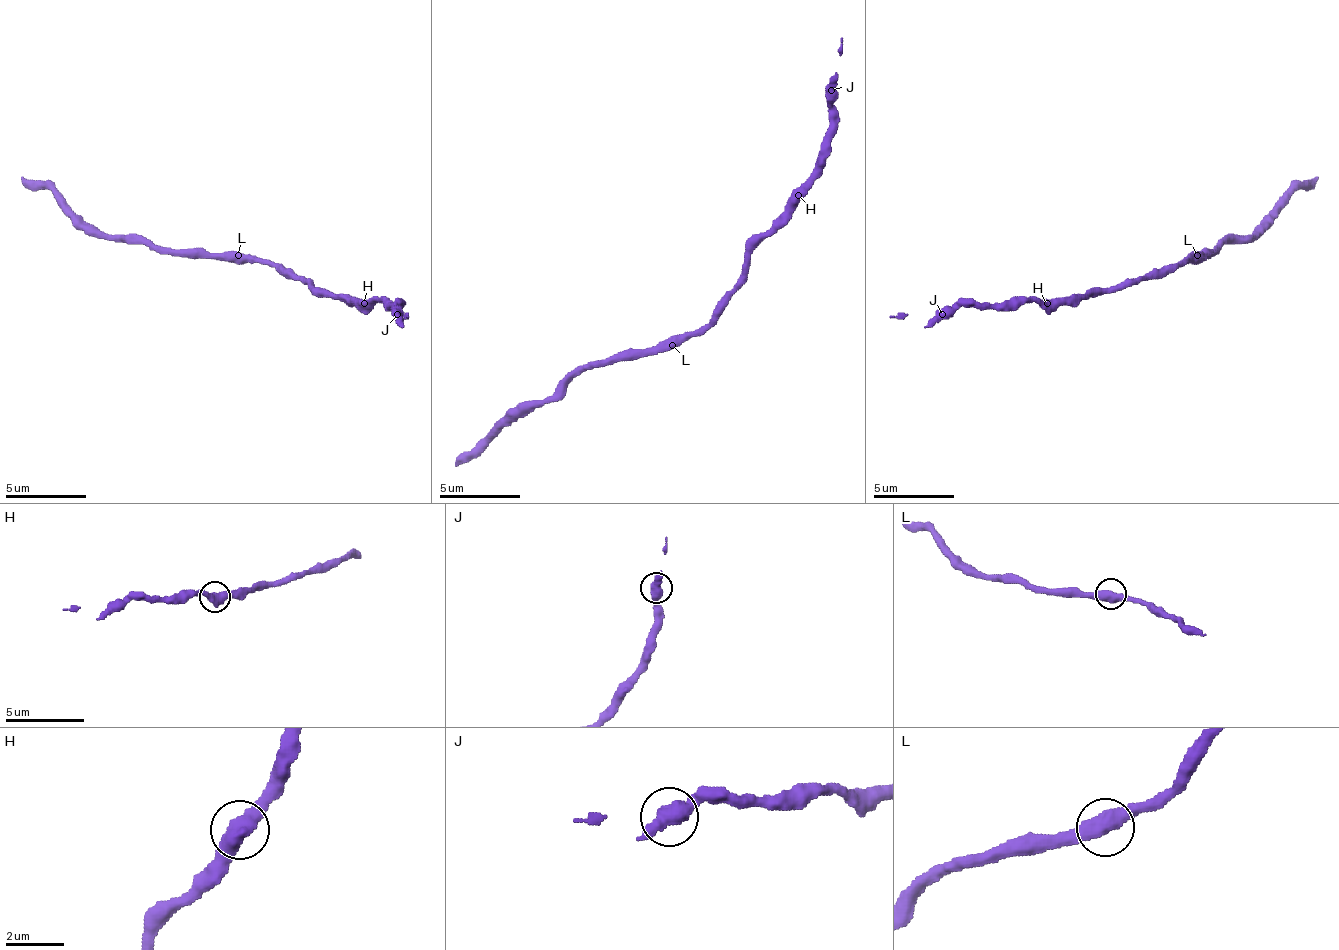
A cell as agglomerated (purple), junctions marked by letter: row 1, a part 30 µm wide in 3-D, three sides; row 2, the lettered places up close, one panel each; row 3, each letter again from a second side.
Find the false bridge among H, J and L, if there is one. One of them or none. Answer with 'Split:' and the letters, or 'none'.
Split: none

